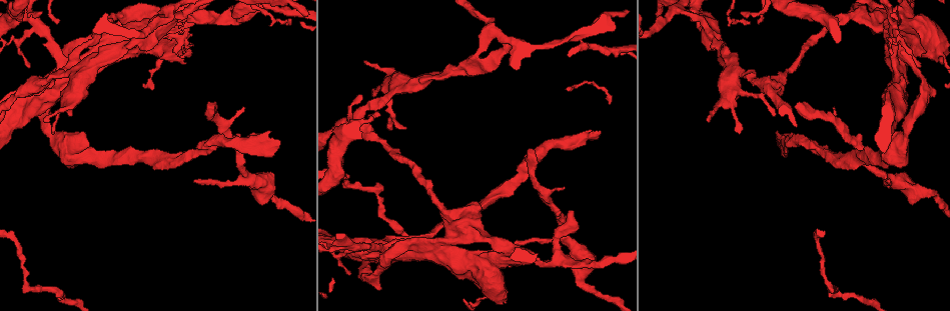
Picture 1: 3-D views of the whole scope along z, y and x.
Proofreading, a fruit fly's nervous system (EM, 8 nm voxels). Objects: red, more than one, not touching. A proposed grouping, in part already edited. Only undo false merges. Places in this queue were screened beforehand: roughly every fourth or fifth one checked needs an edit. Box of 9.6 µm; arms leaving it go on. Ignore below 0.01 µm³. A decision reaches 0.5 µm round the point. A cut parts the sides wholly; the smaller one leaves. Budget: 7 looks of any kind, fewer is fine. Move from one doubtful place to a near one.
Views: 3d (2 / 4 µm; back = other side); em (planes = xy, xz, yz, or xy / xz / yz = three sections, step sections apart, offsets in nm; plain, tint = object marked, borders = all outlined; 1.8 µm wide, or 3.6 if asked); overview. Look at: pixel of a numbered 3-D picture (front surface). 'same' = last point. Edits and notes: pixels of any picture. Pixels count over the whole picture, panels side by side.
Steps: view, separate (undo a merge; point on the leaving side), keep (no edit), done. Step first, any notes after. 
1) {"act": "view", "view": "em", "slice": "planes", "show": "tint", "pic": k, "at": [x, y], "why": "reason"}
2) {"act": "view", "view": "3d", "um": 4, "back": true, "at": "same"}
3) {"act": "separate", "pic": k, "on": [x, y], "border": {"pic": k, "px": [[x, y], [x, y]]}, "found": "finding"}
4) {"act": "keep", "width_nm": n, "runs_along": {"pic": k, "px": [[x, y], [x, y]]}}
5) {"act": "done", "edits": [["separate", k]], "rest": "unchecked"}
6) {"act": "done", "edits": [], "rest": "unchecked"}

{"act": "view", "view": "em", "slice": "yz", "step": 4, "show": "tint", "pic": 1, "at": [921, 191], "why": "sudden change in width"}

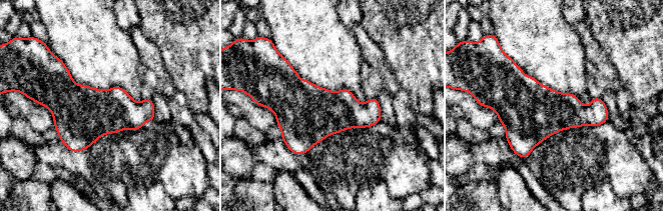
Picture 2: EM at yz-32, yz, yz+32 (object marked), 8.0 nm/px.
{"act": "view", "view": "em", "slice": "planes", "show": "borders", "at": "same"}

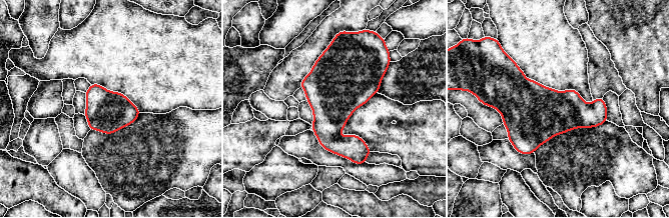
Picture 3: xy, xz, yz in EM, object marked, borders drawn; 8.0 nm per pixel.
{"act": "keep", "found": "continuous, no second cell"}

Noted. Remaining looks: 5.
{"act": "view", "view": "em", "slice": "xz", "step": 8, "show": "plain", "pic": 1, "at": [38, 84], "why": "calibre changes"}

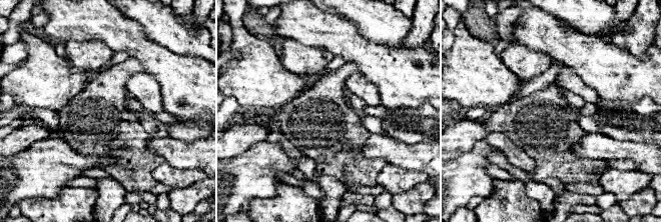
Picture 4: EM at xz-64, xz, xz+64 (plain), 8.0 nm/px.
{"act": "view", "view": "em", "slice": "xz", "step": 8, "show": "tint", "at": "same", "why": "with the object marked"}

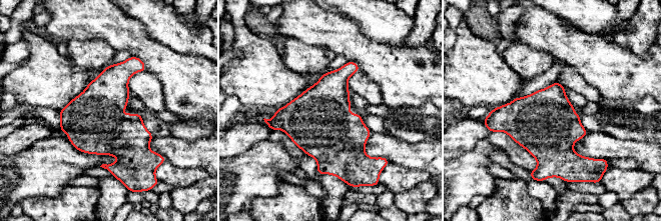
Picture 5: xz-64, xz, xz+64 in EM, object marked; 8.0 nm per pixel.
{"act": "keep", "found": "all the same cell"}

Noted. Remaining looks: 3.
{"act": "view", "view": "3d", "um": 4, "pic": 1, "at": [865, 16], "why": "abrupt turn"}

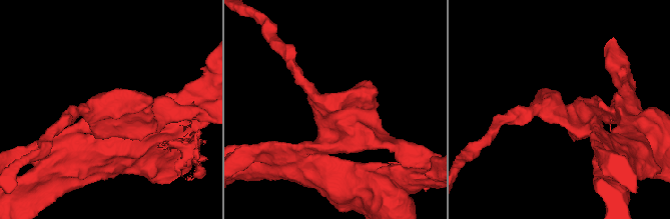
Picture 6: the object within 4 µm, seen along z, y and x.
{"act": "view", "view": "em", "slice": "planes", "show": "tint", "pic": 6, "at": [113, 111]}

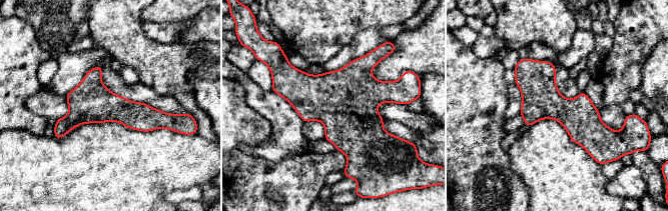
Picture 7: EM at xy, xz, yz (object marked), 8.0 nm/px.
{"act": "keep", "runs_along": {"pic": 7, "px": [[520, 62], [595, 136], [609, 138]]}, "found": "continuous, no second cell"}

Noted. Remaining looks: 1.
{"act": "done", "edits": [], "rest": "unchecked"}

